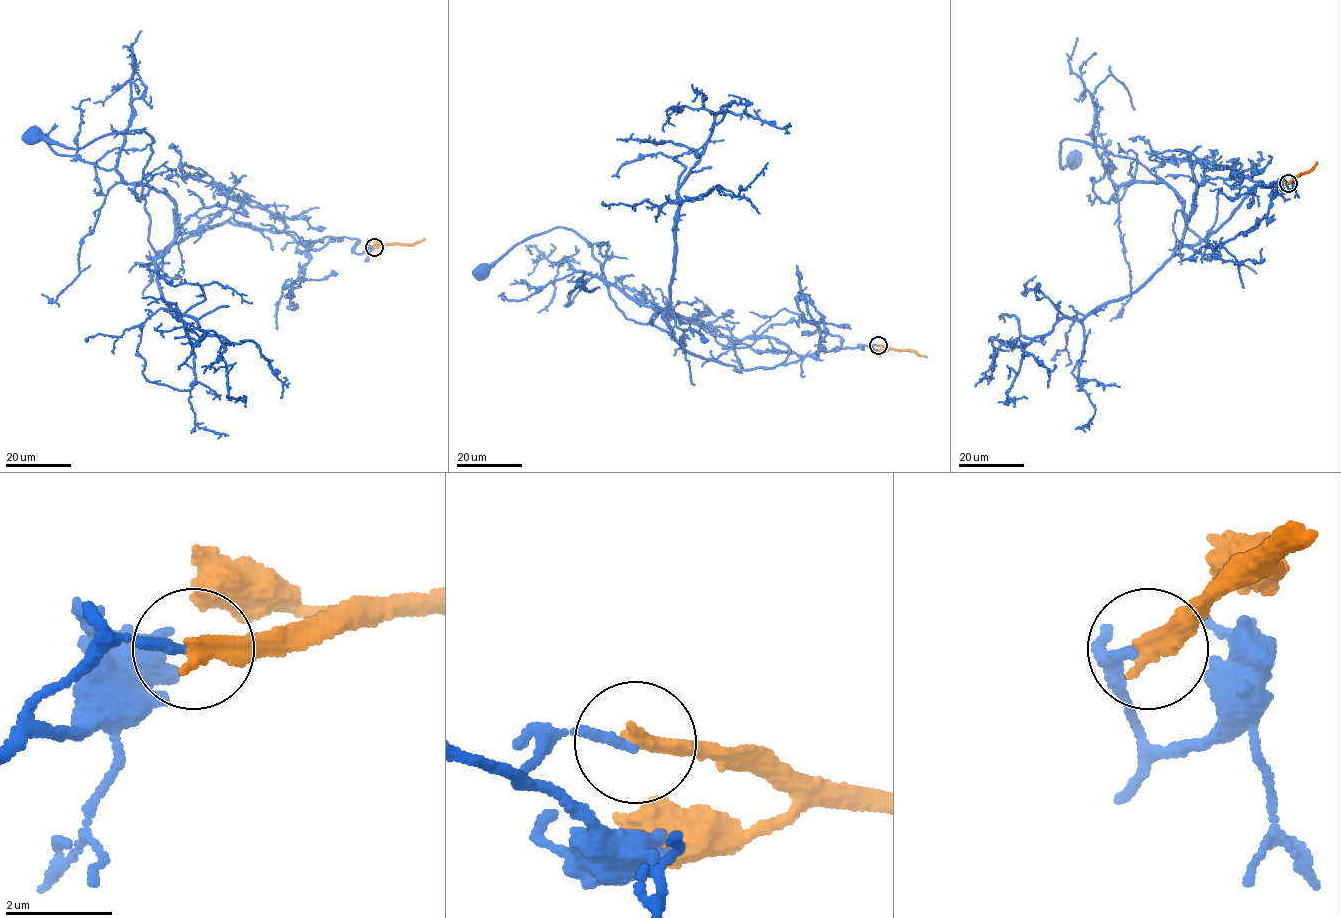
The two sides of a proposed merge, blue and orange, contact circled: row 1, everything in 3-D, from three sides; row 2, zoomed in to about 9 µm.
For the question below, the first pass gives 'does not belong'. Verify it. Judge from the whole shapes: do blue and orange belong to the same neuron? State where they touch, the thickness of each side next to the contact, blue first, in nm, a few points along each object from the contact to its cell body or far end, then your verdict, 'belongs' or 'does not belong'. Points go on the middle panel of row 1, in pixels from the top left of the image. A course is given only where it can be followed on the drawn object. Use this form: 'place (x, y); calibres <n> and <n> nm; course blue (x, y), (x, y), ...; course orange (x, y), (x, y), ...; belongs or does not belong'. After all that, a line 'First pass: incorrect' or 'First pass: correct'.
place (878, 345); calibres 190 and 340 nm; course blue (878, 345), (750, 370), (703, 359), (671, 333), (626, 317), (591, 246), (571, 230), (535, 234), (485, 273); course orange (878, 345), (916, 351), (926, 357); does not belong
First pass: correct

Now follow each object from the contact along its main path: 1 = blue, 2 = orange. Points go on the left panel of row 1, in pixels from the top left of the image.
1: (373, 247), (307, 249), (227, 221), (156, 254), (149, 135), (78, 149), (34, 137)
2: (373, 247), (395, 243), (413, 245), (424, 238)

